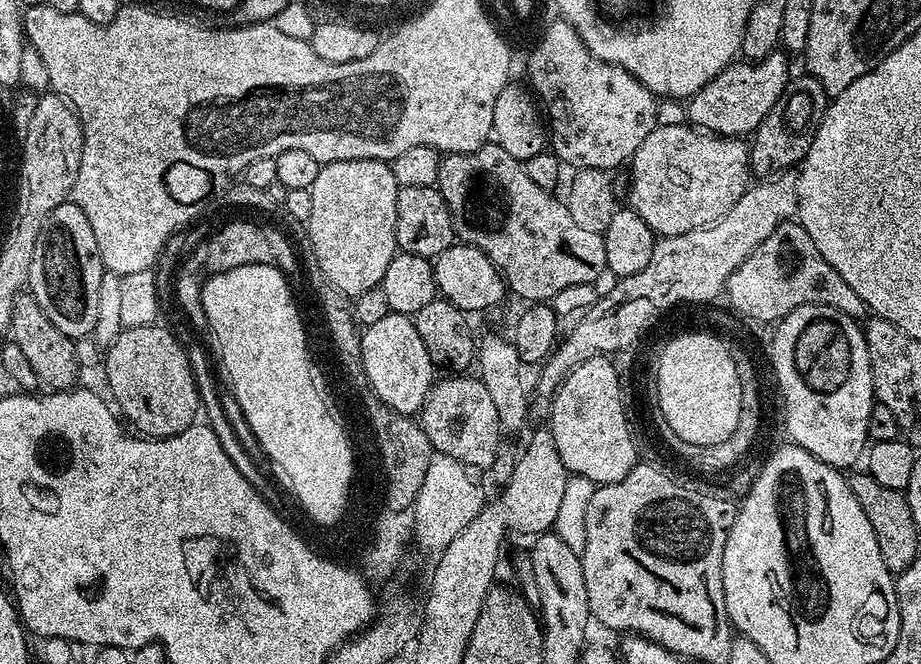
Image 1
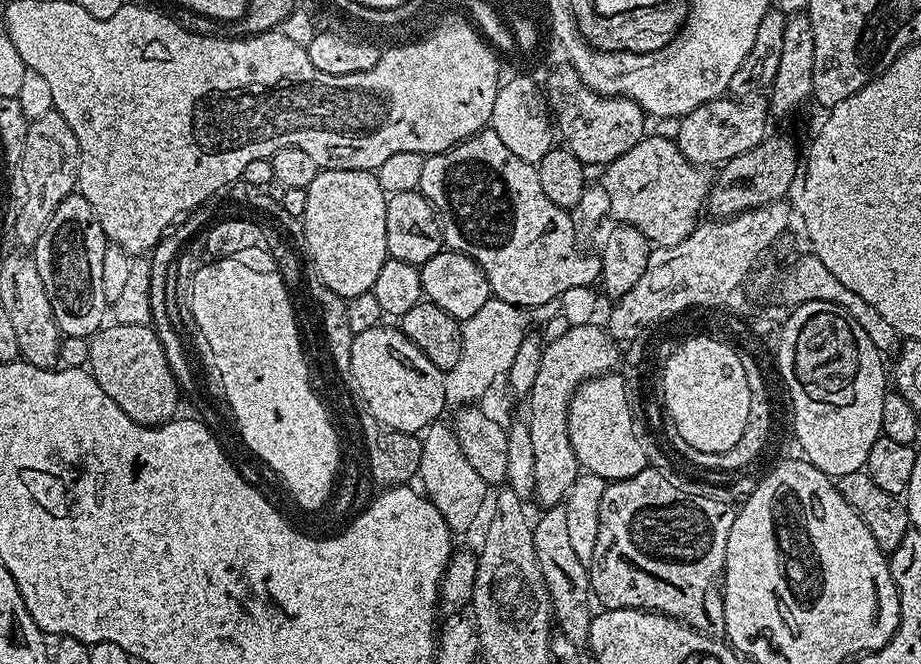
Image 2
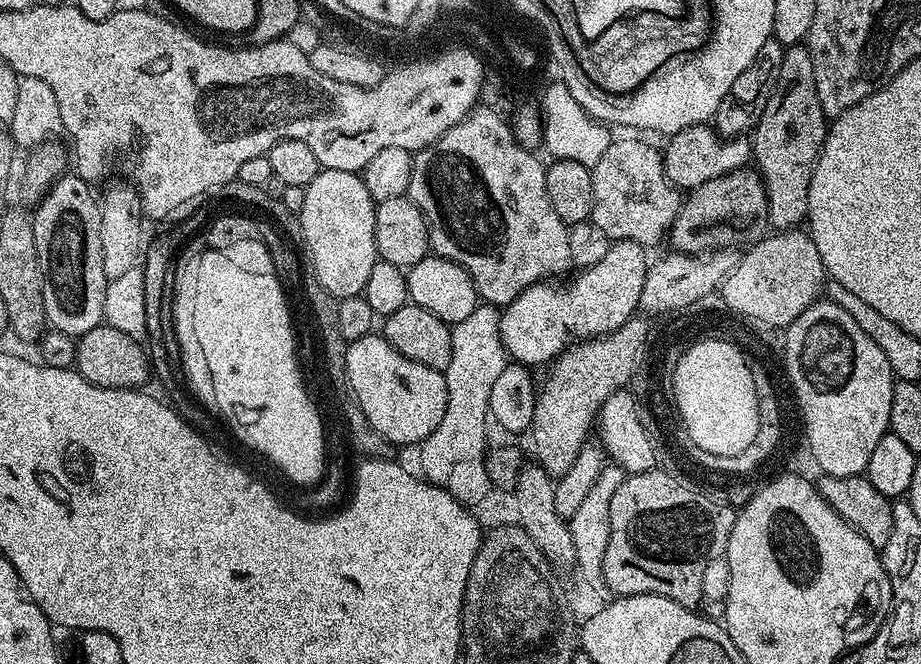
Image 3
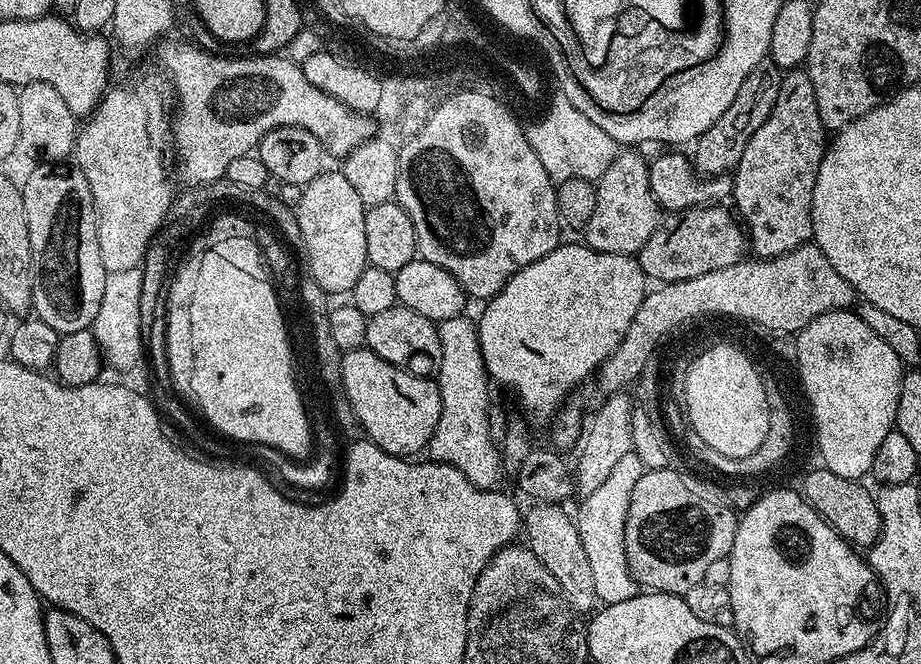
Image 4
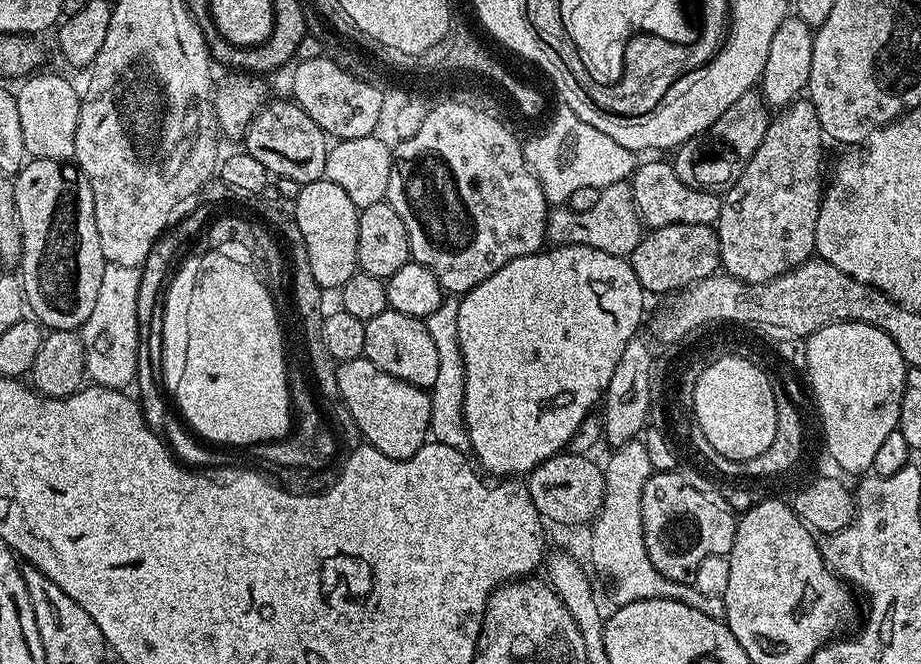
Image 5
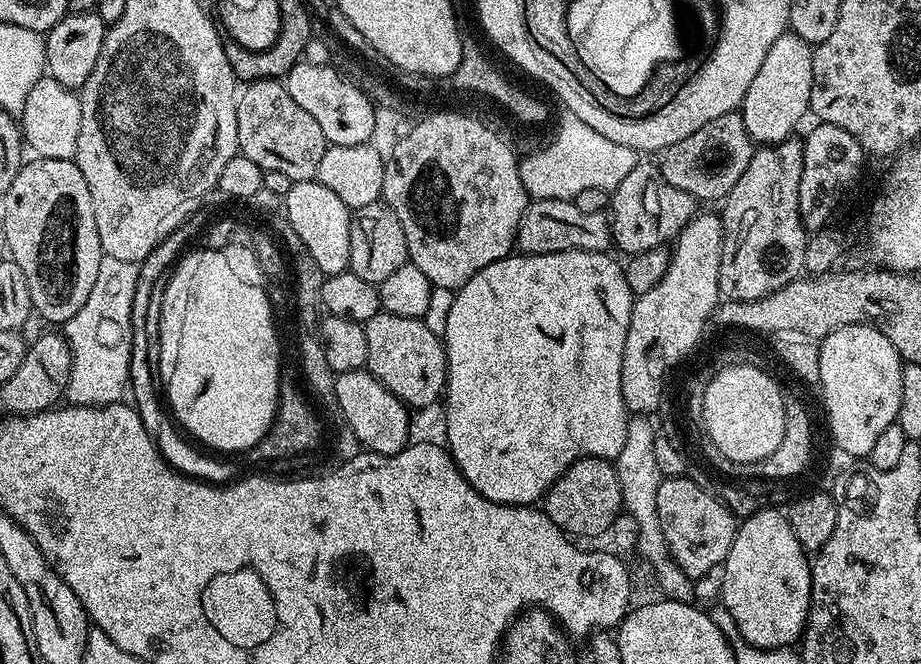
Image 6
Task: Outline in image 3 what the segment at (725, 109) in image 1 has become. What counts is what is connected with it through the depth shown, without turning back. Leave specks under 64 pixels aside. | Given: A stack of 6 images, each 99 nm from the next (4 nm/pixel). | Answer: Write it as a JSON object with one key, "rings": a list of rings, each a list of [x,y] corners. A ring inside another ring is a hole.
{"rings":[[[711,123],[695,124],[686,130],[678,130],[667,137],[668,145],[662,148],[664,173],[668,181],[680,190],[691,190],[702,186],[702,182],[710,182],[710,178],[718,178],[722,174],[730,174],[734,170],[745,167],[752,160],[752,141],[748,138],[725,138],[716,131]]]}

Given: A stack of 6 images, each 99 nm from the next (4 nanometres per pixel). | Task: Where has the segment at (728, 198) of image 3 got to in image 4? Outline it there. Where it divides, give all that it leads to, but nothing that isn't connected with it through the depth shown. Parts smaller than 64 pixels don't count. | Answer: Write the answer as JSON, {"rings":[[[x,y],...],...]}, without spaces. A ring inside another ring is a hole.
{"rings":[[[720,204],[668,212],[661,219],[654,234],[646,238],[646,246],[642,246],[638,253],[640,269],[644,271],[645,277],[649,281],[675,282],[678,279],[710,273],[710,270],[722,270],[745,259],[750,248],[745,229],[741,221],[729,212]]]}

